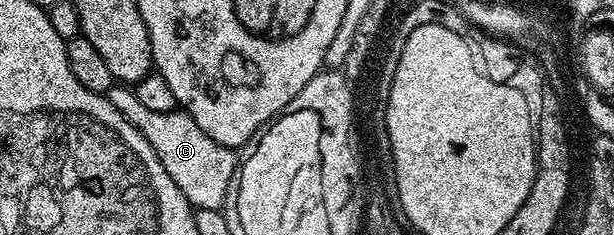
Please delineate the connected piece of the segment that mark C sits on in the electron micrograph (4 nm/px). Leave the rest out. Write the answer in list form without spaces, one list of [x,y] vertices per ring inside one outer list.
[[[116,84],[108,97],[110,103],[142,133],[144,140],[152,144],[152,152],[156,152],[160,164],[164,164],[164,172],[172,176],[172,184],[184,192],[191,207],[199,210],[222,210],[225,207],[236,178],[235,151],[231,147],[216,144],[216,140],[212,140],[212,136],[208,136],[208,132],[204,132],[204,128],[200,128],[200,124],[196,124],[196,120],[192,120],[192,116],[181,108],[153,110],[140,104],[133,89],[125,85]]]

